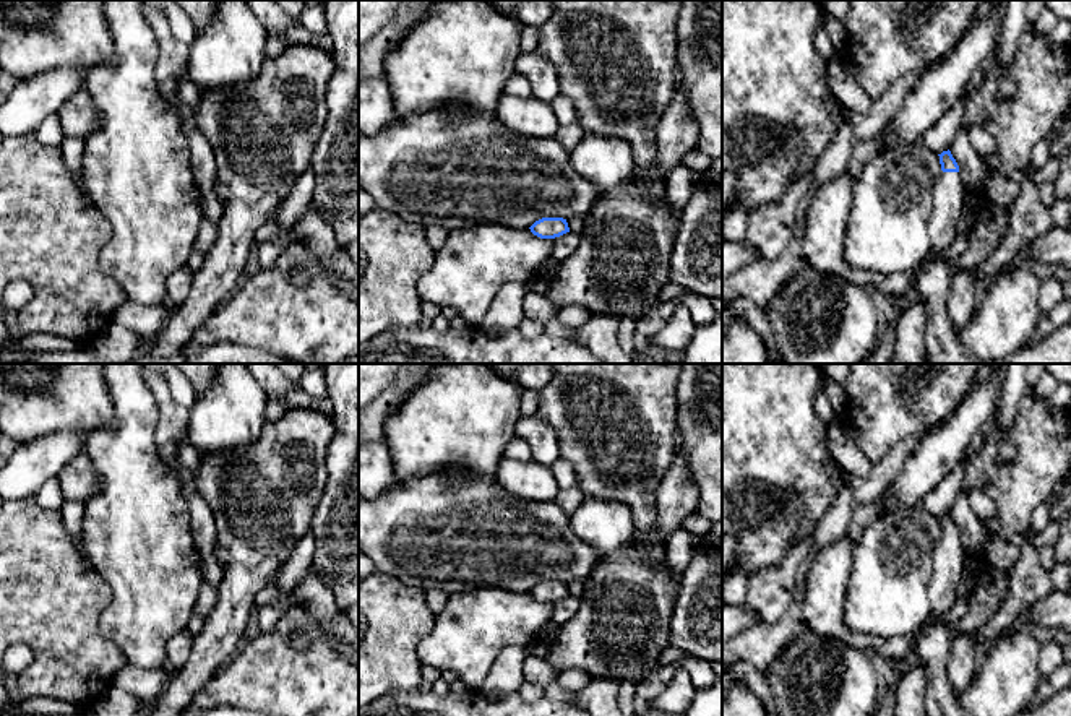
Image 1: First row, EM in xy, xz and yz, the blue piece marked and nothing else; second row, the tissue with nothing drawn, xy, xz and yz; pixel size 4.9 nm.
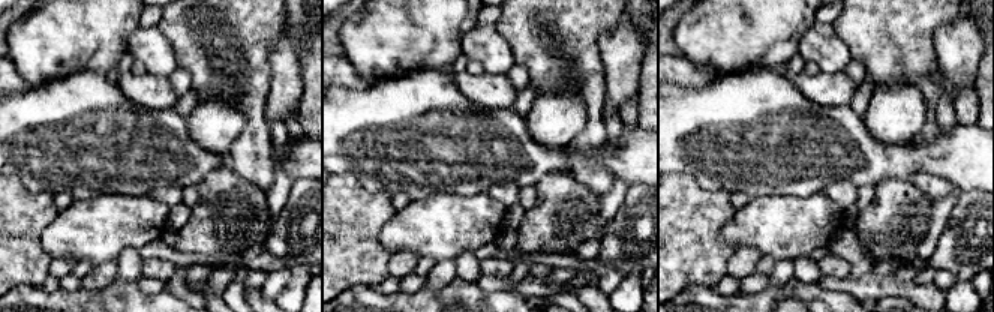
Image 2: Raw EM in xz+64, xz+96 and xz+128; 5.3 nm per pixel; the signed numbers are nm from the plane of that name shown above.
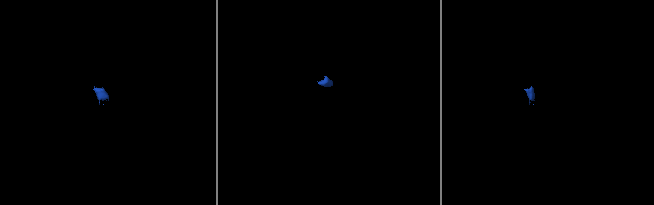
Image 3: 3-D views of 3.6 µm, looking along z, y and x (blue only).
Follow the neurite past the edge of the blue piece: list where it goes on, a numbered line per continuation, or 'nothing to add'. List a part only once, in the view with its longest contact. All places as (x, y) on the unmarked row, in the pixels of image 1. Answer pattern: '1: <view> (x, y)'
1: yz (933, 646)

